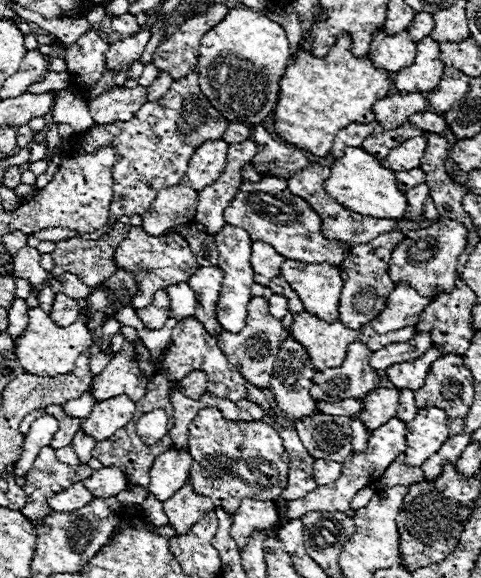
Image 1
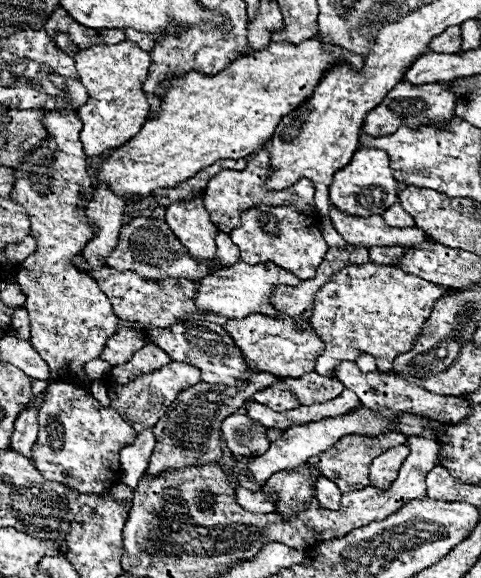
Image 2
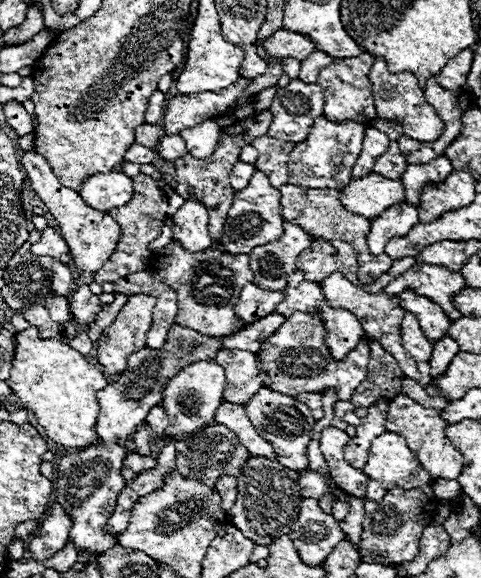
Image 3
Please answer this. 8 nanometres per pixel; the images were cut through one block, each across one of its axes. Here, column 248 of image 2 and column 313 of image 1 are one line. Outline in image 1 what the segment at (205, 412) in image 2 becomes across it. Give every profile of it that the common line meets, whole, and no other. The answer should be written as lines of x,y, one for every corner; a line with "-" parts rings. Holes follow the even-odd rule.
354,342
346,350
346,360
342,366
316,372
312,378
310,394
314,400
344,400
362,398
376,388
380,382
378,372
370,366
372,352
366,344

